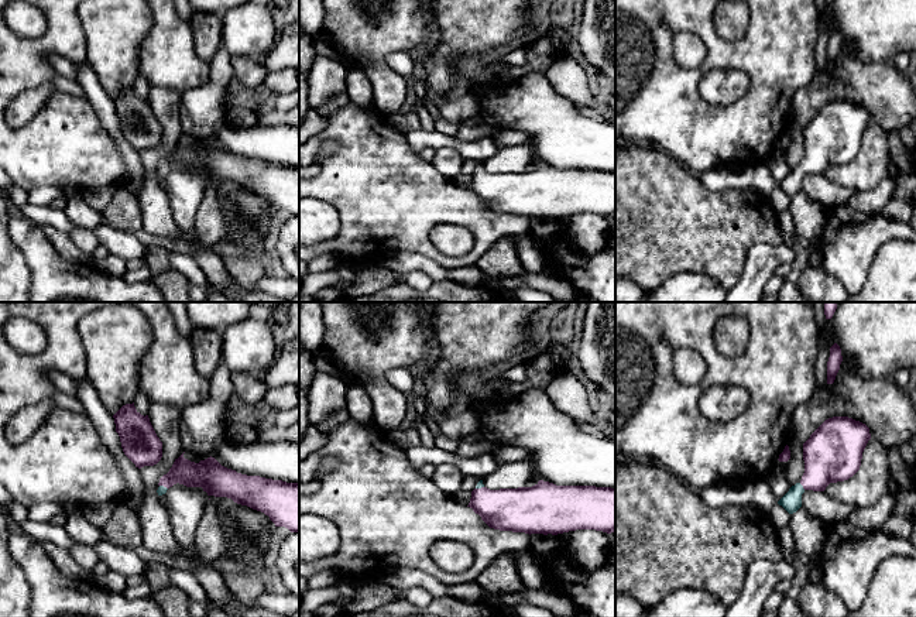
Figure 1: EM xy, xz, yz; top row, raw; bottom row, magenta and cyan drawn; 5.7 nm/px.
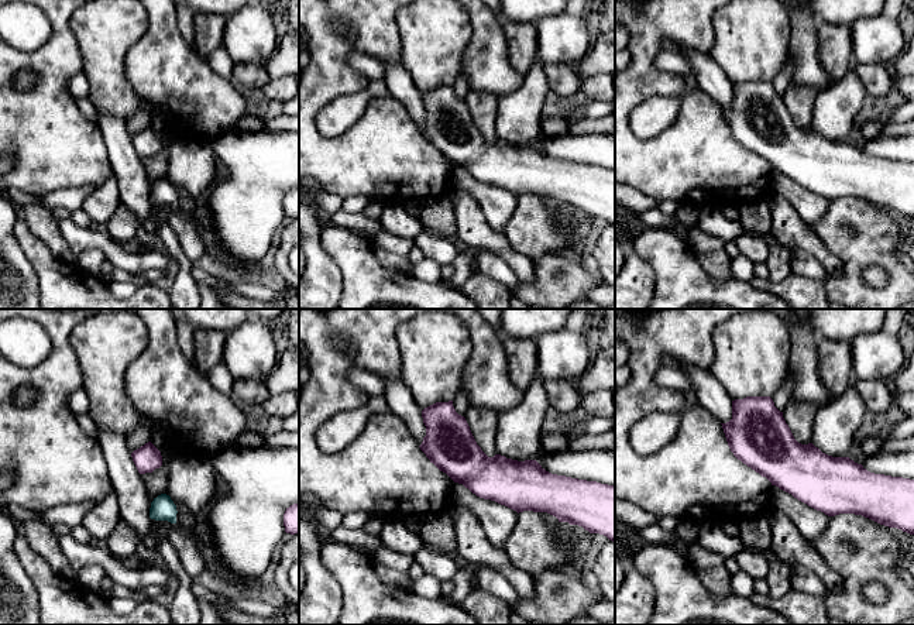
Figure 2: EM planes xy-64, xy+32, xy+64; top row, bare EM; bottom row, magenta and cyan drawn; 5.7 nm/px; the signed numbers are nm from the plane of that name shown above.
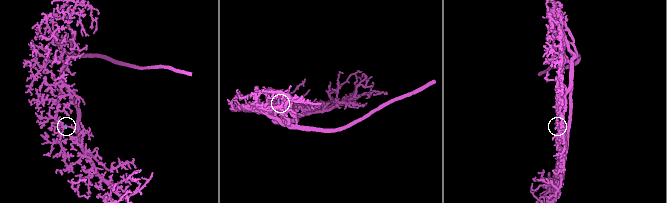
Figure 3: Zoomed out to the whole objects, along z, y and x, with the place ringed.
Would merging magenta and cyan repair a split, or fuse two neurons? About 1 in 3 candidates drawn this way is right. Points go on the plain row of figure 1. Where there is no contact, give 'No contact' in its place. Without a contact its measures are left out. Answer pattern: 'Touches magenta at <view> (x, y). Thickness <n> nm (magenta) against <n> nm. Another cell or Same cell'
Touches magenta at yz (802, 168). Thickness 320 nm (magenta) against 110 nm. Same cell

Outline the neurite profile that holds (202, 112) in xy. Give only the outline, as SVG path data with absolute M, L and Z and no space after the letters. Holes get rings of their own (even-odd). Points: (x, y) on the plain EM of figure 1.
M220 47L210 62L210 80L182 93L179 121L183 136L210 141L226 123L226 92L233 83L231 56Z

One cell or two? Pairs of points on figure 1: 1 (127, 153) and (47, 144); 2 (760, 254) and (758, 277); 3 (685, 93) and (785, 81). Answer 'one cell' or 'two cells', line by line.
1: two cells
2: one cell
3: one cell

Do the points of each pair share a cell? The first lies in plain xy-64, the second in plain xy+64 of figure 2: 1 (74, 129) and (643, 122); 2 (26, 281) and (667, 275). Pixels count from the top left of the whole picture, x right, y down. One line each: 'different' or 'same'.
1: different
2: different

